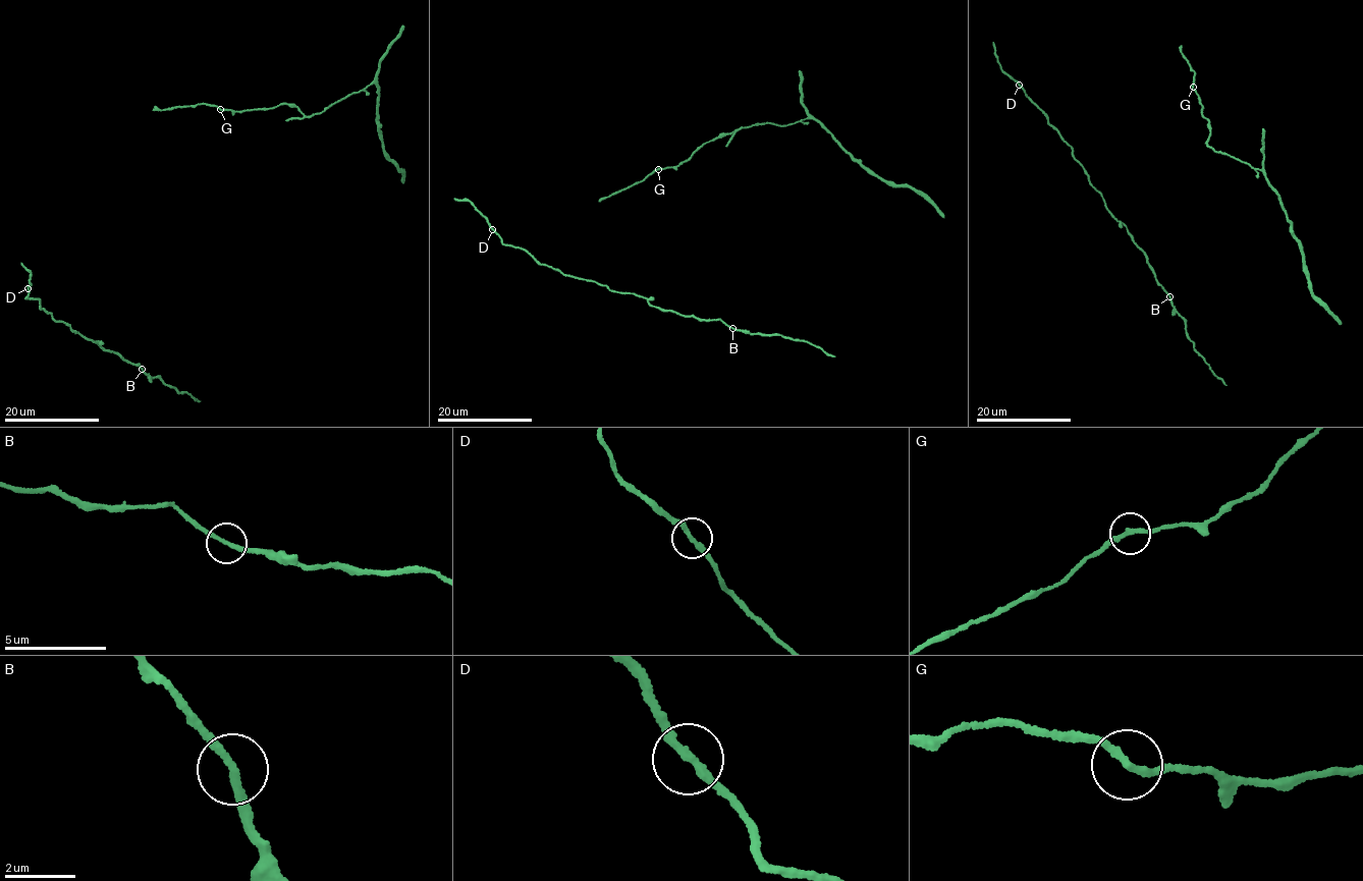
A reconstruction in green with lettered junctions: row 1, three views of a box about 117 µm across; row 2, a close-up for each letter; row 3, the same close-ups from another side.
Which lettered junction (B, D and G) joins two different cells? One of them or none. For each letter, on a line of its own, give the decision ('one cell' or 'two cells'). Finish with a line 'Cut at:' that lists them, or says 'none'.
B: one cell
D: one cell
G: one cell
Cut at: none

